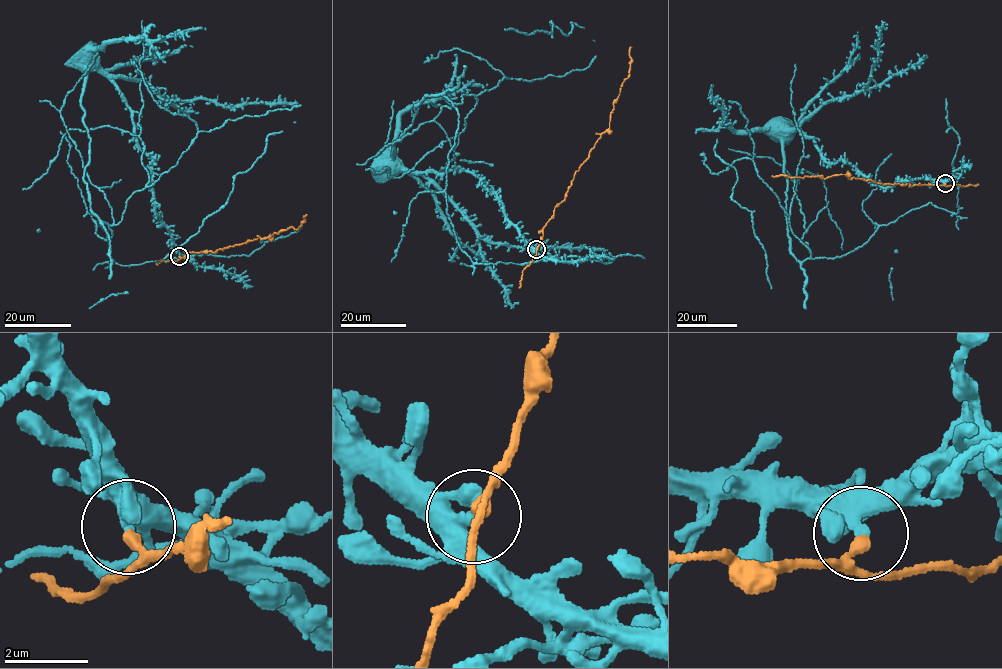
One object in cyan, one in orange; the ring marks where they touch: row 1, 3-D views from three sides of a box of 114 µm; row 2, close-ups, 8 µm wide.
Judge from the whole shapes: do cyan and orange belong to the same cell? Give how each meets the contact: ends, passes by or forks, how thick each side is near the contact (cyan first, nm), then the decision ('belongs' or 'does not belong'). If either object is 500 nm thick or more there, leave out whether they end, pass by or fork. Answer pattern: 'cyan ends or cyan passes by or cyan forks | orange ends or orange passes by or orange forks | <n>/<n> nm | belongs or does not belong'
cyan ends | orange ends | 320/260 nm | does not belong

